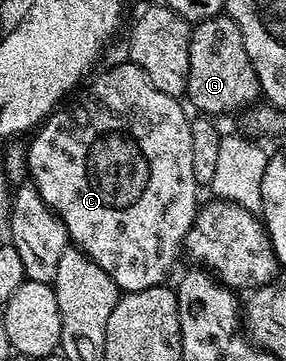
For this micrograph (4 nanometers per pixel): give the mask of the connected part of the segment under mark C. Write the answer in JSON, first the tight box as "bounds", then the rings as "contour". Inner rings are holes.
{"bounds":[26,63,200,293],"contour":[[[133,63],[125,64],[114,65],[111,69],[104,70],[98,78],[95,76],[89,82],[90,86],[87,84],[73,100],[55,109],[42,122],[37,132],[29,138],[31,141],[28,141],[26,151],[26,167],[29,180],[40,191],[46,206],[64,223],[67,238],[83,253],[89,255],[96,263],[96,267],[104,267],[104,271],[108,271],[108,275],[112,275],[112,279],[118,284],[122,293],[131,293],[132,291],[144,291],[148,287],[163,284],[167,280],[166,276],[169,275],[178,253],[180,257],[186,233],[193,227],[194,217],[199,211],[198,192],[200,192],[200,186],[196,175],[192,175],[192,131],[190,130],[190,117],[182,110],[183,102],[172,95],[164,95],[164,91],[152,87],[152,83],[144,75],[140,66]]]}

